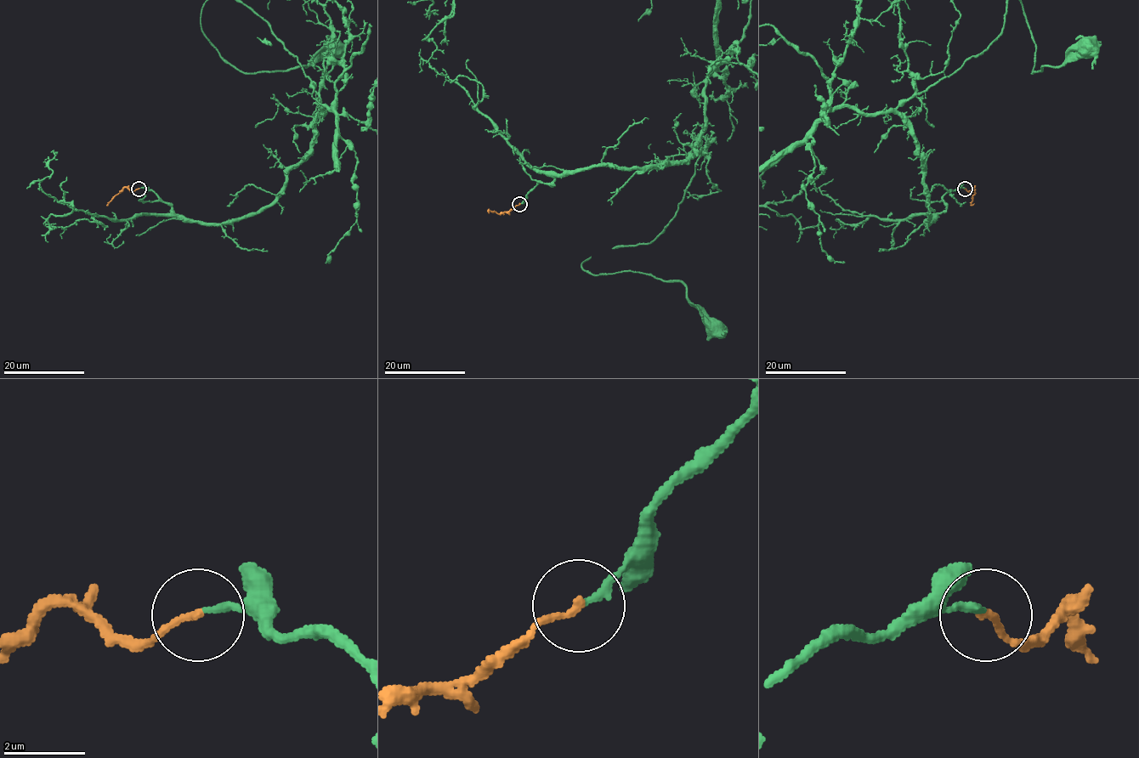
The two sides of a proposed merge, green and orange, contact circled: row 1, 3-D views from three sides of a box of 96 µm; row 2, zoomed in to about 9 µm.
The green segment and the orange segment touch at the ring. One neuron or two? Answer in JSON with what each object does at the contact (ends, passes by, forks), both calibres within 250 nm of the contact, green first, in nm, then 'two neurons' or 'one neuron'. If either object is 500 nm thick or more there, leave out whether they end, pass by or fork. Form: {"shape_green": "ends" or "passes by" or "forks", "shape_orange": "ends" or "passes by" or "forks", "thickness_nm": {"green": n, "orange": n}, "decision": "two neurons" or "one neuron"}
{"shape_green": "ends", "shape_orange": "ends", "thickness_nm": {"green": 190, "orange": 160}, "decision": "one neuron"}

